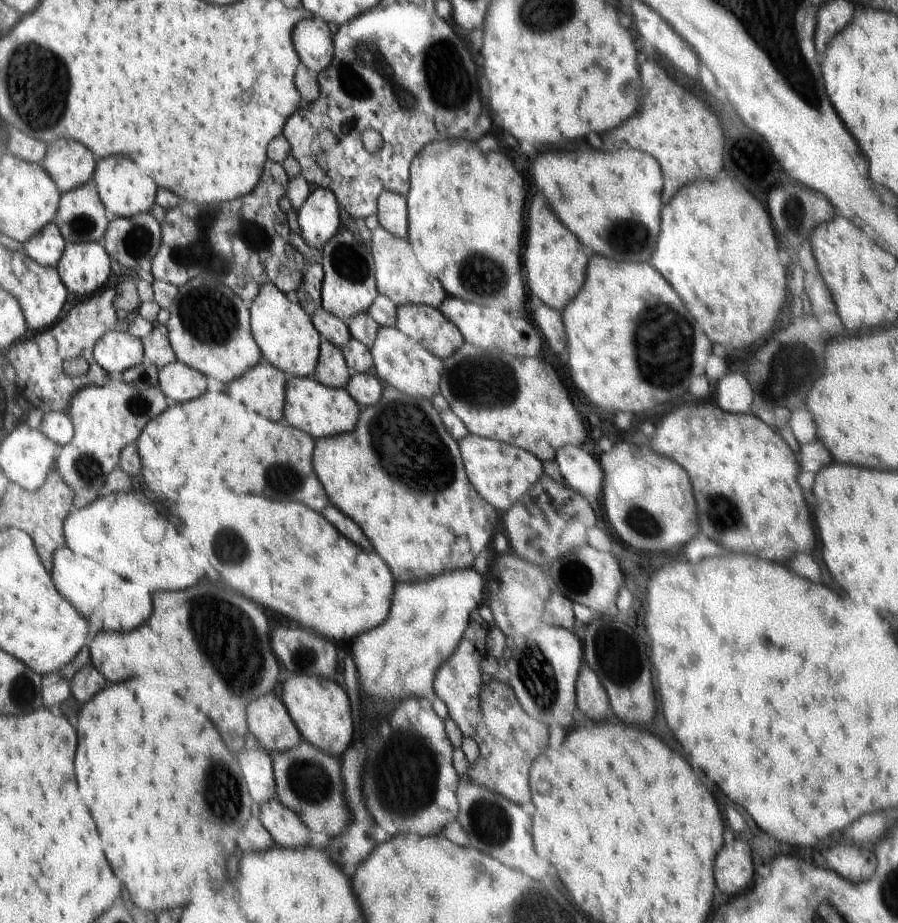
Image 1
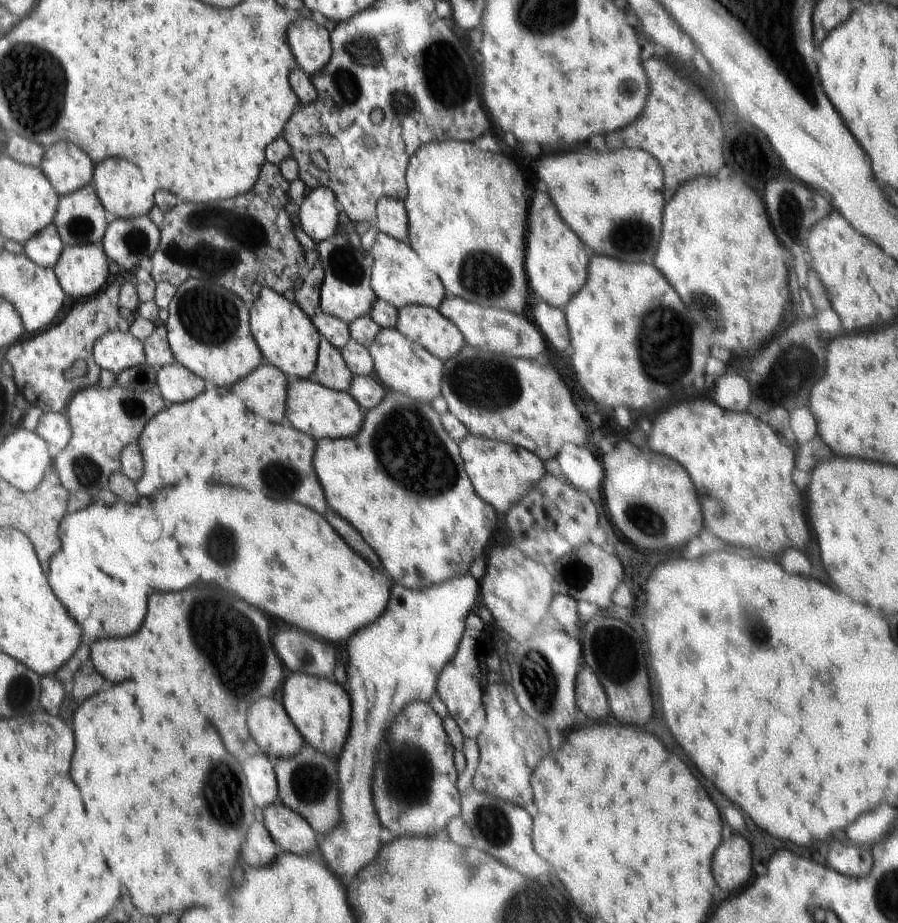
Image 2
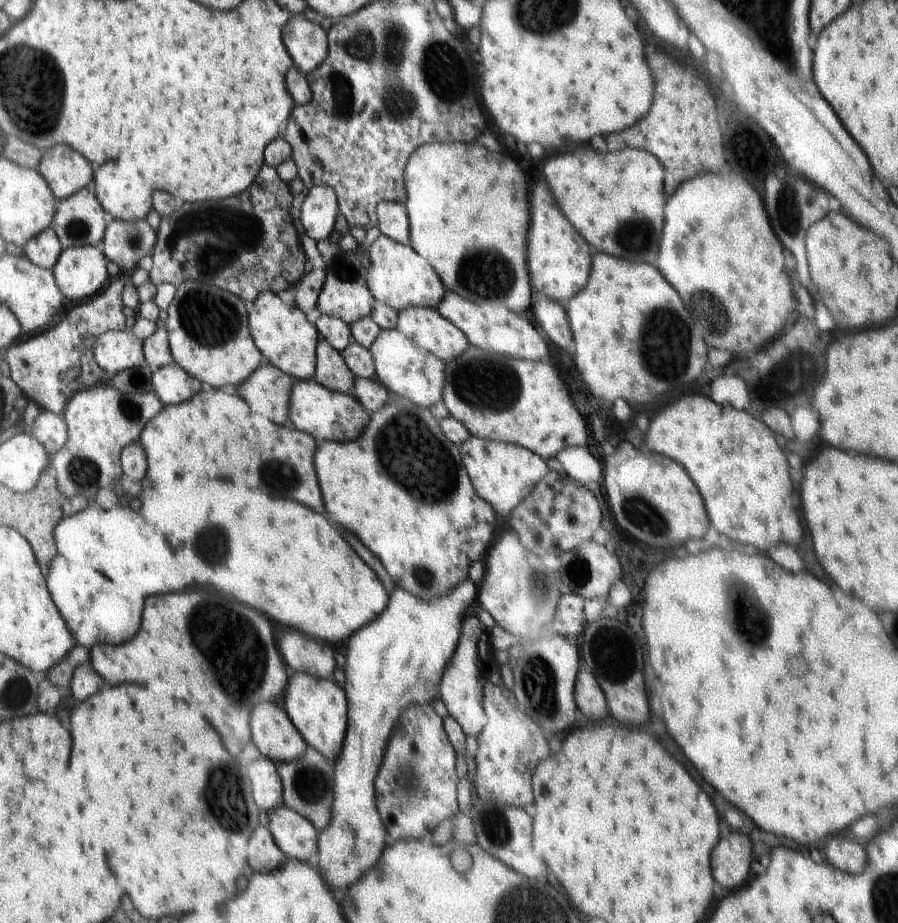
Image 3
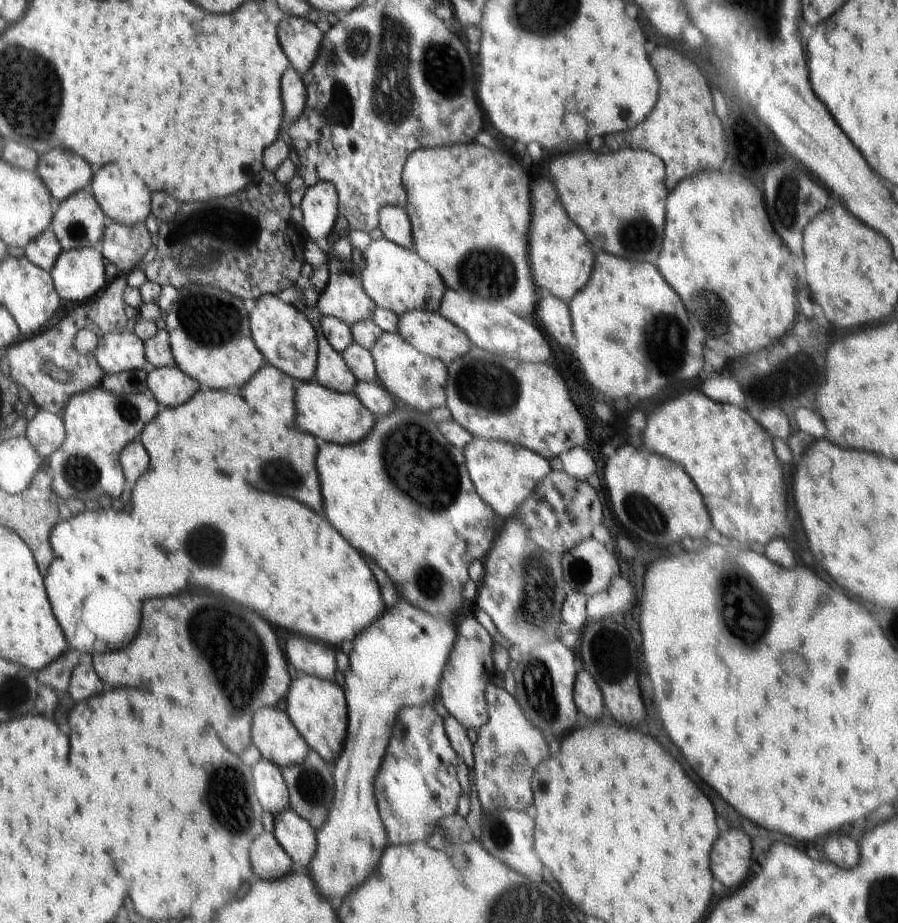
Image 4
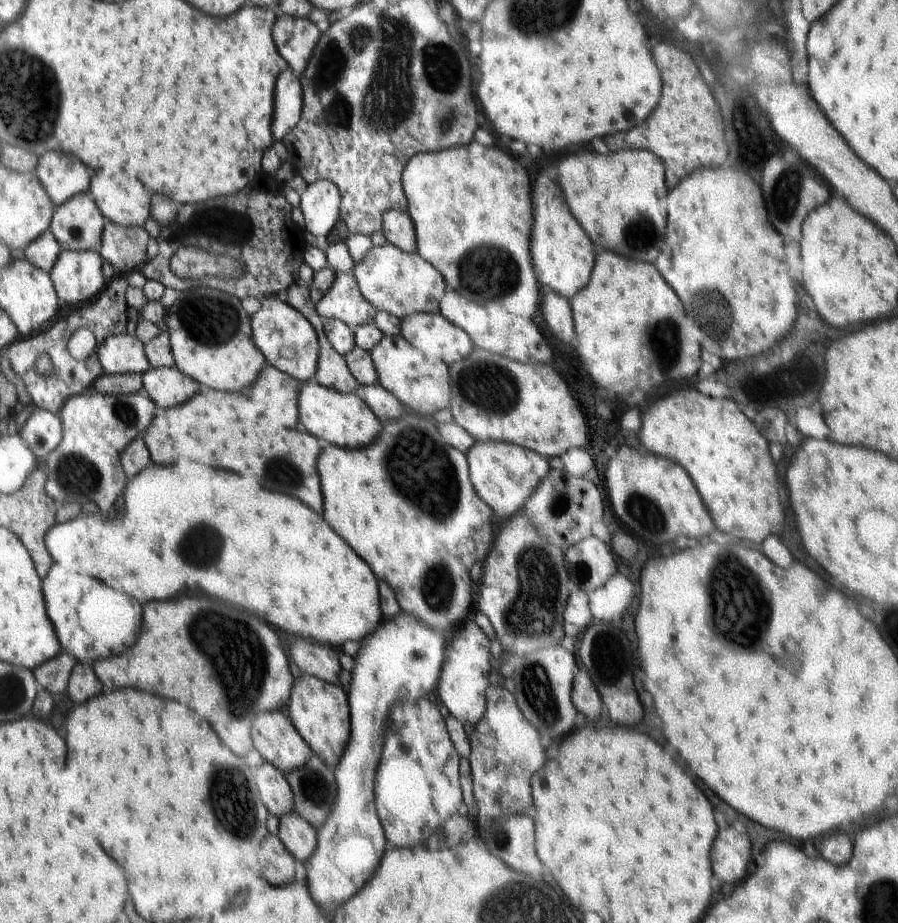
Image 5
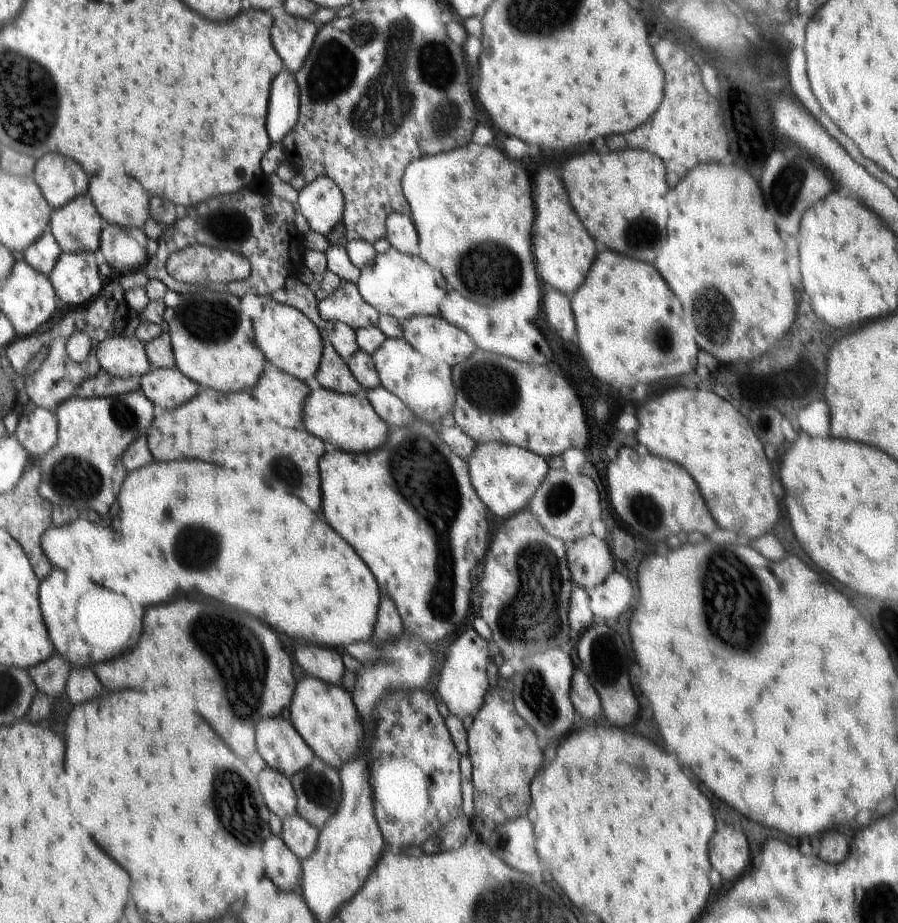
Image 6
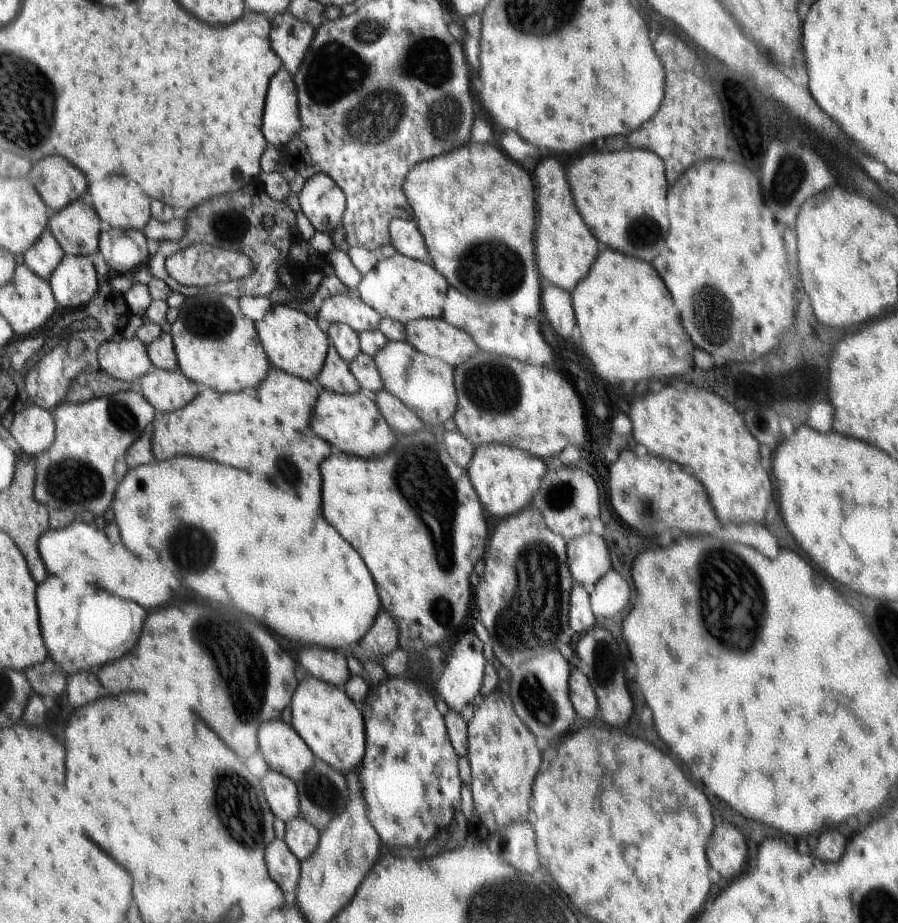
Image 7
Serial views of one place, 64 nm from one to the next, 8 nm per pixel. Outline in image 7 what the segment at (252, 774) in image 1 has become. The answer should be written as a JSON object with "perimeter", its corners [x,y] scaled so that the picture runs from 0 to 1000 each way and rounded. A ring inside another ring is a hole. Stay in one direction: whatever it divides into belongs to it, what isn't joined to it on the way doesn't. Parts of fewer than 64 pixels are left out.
{"perimeter":[[[300,832],[290,846],[305,885],[323,891],[334,884],[334,867],[326,845]]]}

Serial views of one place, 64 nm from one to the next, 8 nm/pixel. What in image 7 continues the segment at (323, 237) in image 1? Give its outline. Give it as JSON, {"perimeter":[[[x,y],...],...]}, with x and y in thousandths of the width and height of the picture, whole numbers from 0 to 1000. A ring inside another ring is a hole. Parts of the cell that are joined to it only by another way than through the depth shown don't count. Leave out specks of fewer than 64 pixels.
{"perimeter":[[[354,186],[342,196],[333,210],[334,228],[350,249],[370,254],[379,245],[385,225],[381,205],[365,189]]]}

